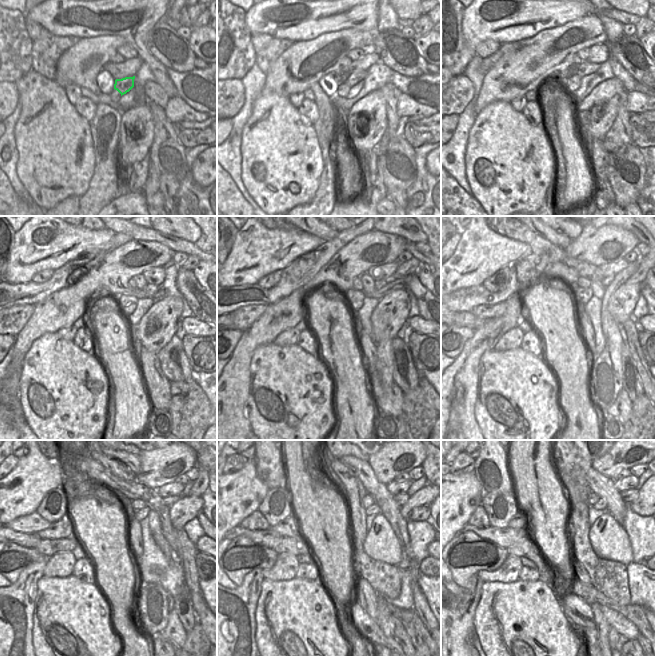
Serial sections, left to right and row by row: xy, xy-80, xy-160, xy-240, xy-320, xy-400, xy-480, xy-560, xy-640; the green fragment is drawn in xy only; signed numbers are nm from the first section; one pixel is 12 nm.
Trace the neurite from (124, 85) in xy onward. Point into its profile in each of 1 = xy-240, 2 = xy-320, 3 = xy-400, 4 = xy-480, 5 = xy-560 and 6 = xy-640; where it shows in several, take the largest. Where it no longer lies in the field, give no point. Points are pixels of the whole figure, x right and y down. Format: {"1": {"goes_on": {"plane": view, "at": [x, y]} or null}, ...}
{"1": {"goes_on": {"plane": "xy-240", "at": [148, 291]}}, "2": {"goes_on": {"plane": "xy-320", "at": [381, 283]}}, "3": {"goes_on": {"plane": "xy-400", "at": [606, 281]}}, "4": {"goes_on": {"plane": "xy-480", "at": [169, 501]}}, "5": {"goes_on": {"plane": "xy-560", "at": [401, 499]}}, "6": {"goes_on": {"plane": "xy-640", "at": [628, 496]}}}

